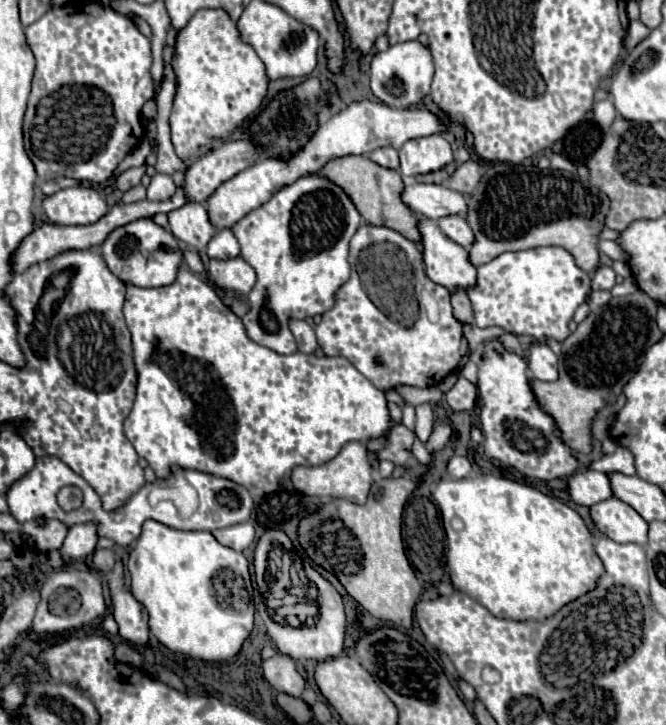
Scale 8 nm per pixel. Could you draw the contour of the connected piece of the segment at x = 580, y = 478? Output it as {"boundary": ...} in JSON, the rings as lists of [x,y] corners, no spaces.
{"boundary":[[[595,470],[577,472],[575,476],[571,476],[567,484],[569,484],[571,500],[583,506],[593,506],[615,496],[611,488],[611,480],[603,472],[595,472]]]}

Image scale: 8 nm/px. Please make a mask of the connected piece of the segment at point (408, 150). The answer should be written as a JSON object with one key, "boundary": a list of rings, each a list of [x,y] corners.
{"boundary":[[[433,134],[403,144],[403,148],[399,150],[399,160],[403,176],[429,174],[453,162],[453,150],[443,136]]]}

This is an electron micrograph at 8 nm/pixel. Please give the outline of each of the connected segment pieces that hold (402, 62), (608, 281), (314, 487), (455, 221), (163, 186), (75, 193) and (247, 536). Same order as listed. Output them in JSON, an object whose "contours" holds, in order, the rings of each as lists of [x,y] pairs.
{"contours":[[[[417,40],[389,46],[389,50],[377,52],[373,56],[369,78],[371,78],[373,94],[383,104],[387,104],[389,108],[409,108],[411,104],[421,102],[429,94],[429,86],[433,80],[431,52]]],[[[599,266],[599,270],[593,274],[591,288],[593,290],[611,290],[613,286],[615,286],[615,272],[613,272],[613,268]]],[[[363,442],[347,444],[347,448],[343,448],[343,452],[339,452],[339,456],[335,456],[335,460],[329,460],[327,464],[311,466],[311,468],[305,468],[305,466],[293,468],[291,482],[299,492],[309,496],[345,498],[355,504],[365,504],[369,490],[373,486],[373,466],[369,460],[369,450]]],[[[447,216],[439,220],[439,228],[457,244],[469,248],[475,242],[475,234],[465,216]]],[[[155,174],[153,178],[151,178],[151,184],[149,184],[149,188],[147,188],[147,198],[149,200],[155,200],[155,202],[159,202],[159,200],[169,200],[173,194],[175,194],[175,184],[173,184],[173,180],[171,180],[171,176],[167,176],[167,174]]],[[[75,186],[43,198],[43,210],[53,224],[85,226],[103,218],[109,206],[101,190],[93,186]]],[[[241,522],[241,524],[229,526],[229,528],[215,530],[213,536],[223,546],[229,546],[229,548],[233,548],[237,552],[243,552],[245,548],[249,548],[253,544],[253,540],[255,540],[255,528],[249,522]]]]}

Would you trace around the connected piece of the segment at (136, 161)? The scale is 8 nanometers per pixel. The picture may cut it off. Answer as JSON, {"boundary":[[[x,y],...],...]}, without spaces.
{"boundary":[[[143,138],[143,144],[139,144],[139,148],[135,148],[133,152],[129,152],[129,154],[127,154],[127,158],[123,160],[123,164],[119,164],[117,172],[123,172],[123,170],[127,170],[127,168],[133,168],[133,166],[143,166],[149,154],[151,154],[149,138]]]}

